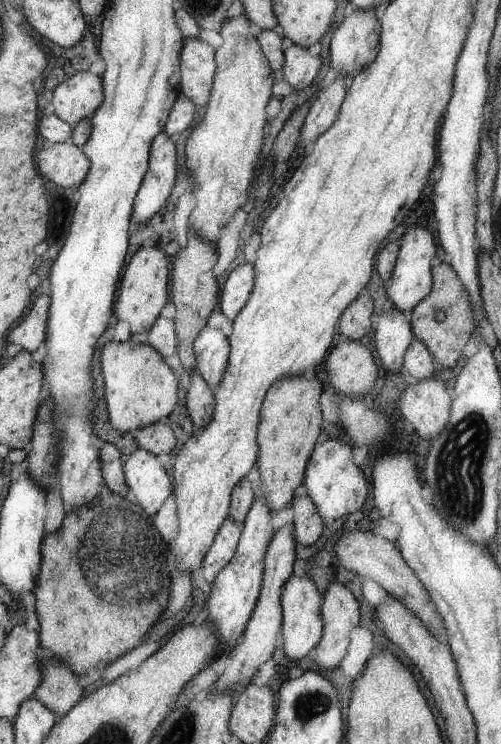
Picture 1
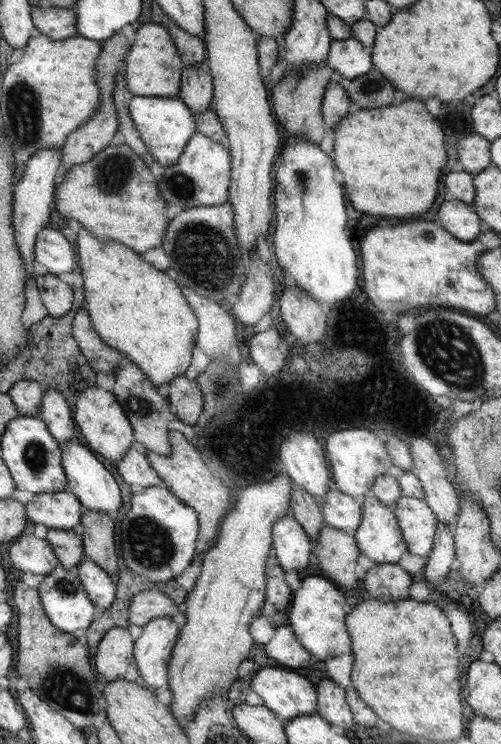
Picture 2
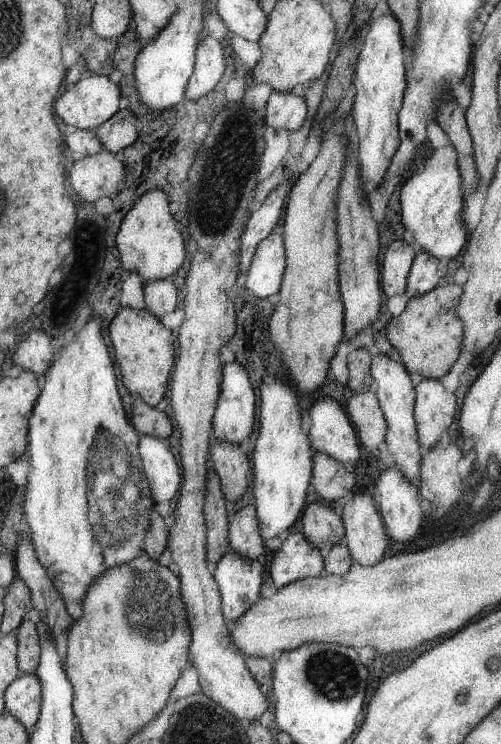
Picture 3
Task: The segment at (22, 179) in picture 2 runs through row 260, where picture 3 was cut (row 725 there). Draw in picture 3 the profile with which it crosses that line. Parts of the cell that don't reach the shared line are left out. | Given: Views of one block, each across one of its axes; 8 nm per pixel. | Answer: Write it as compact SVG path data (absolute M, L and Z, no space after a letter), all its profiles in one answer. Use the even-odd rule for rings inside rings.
M37 672L23 673L5 691L8 708L26 728L37 724L42 708L42 684Z

